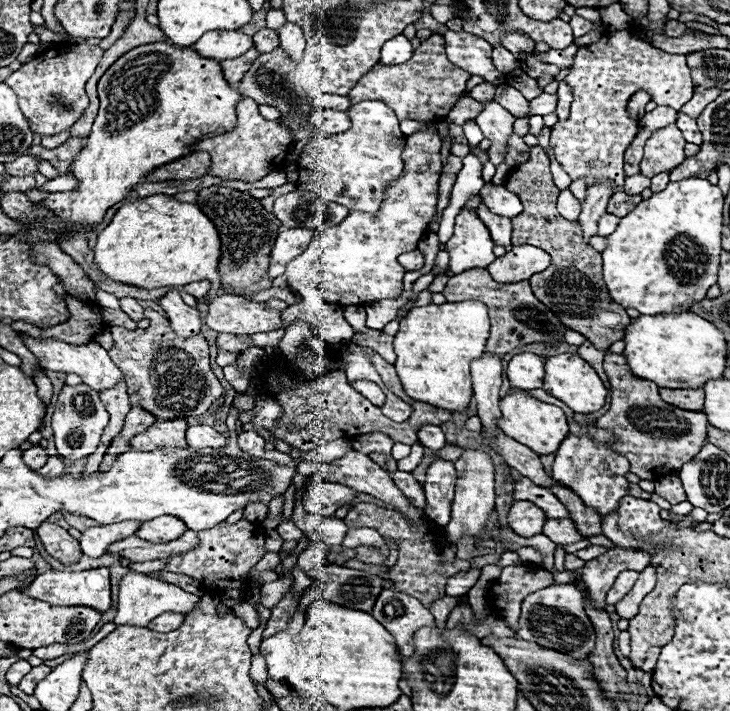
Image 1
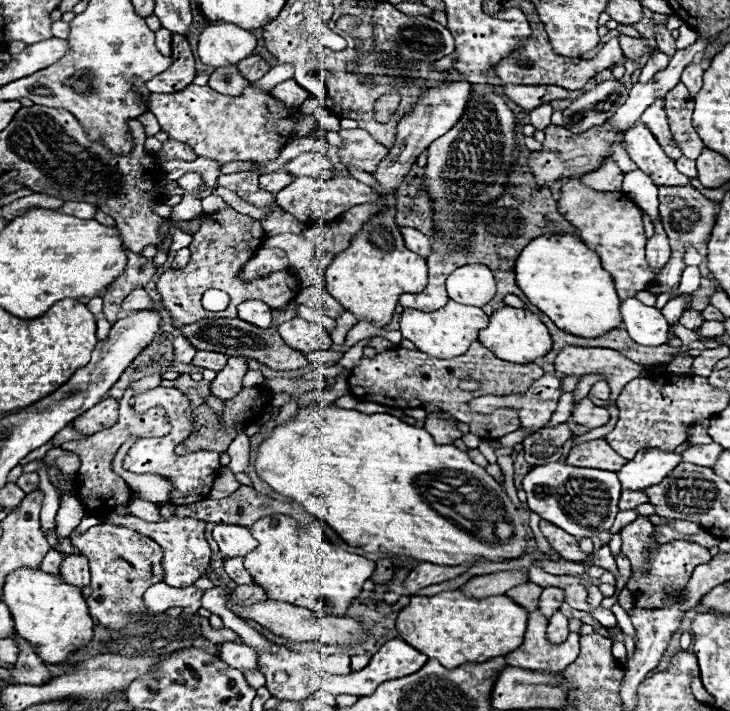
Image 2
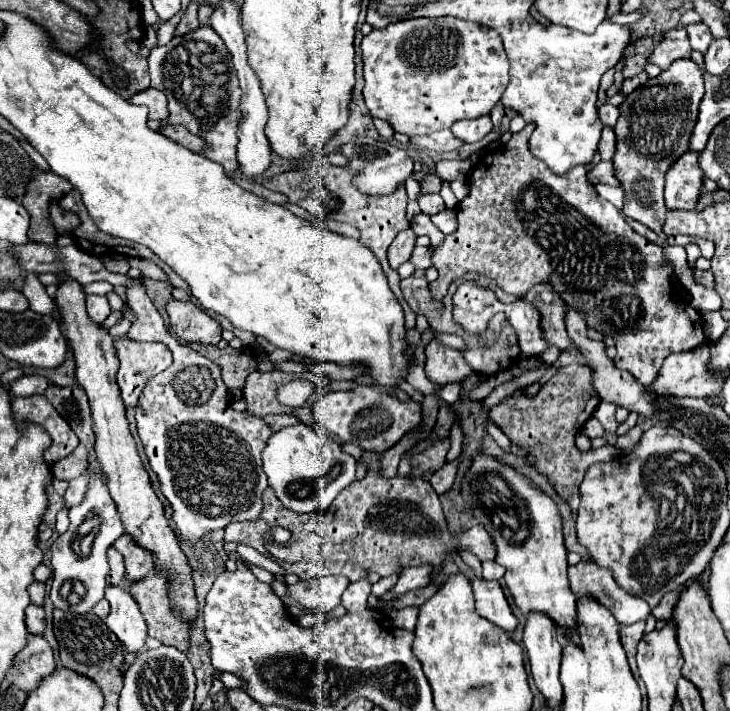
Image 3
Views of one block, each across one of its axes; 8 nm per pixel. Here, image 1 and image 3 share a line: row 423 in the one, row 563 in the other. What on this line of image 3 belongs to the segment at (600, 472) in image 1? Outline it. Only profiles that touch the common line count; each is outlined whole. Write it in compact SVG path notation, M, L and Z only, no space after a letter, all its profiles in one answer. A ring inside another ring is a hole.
M582 560L576 566L570 566L568 578L576 596L596 596L596 600L610 608L620 624L634 624L638 620L646 620L650 614L650 606L640 600L640 596L624 592L616 586L612 574L594 562Z

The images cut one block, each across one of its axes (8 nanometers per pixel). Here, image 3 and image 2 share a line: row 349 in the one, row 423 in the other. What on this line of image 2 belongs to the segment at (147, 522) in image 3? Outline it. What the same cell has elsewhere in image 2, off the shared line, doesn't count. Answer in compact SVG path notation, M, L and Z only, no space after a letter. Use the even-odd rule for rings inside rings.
M106 398L98 402L94 408L90 408L88 412L76 416L76 420L72 420L72 428L82 434L92 434L110 428L112 424L116 424L116 420L118 420L118 402Z

